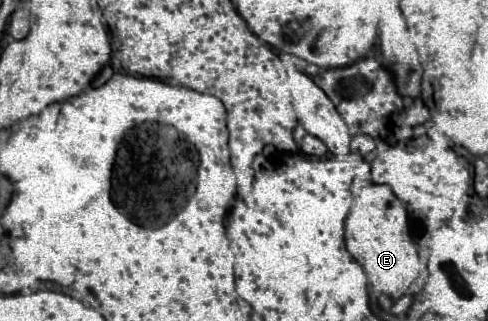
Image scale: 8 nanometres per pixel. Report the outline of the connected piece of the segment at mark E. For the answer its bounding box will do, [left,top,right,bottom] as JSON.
[345,186,421,300]

